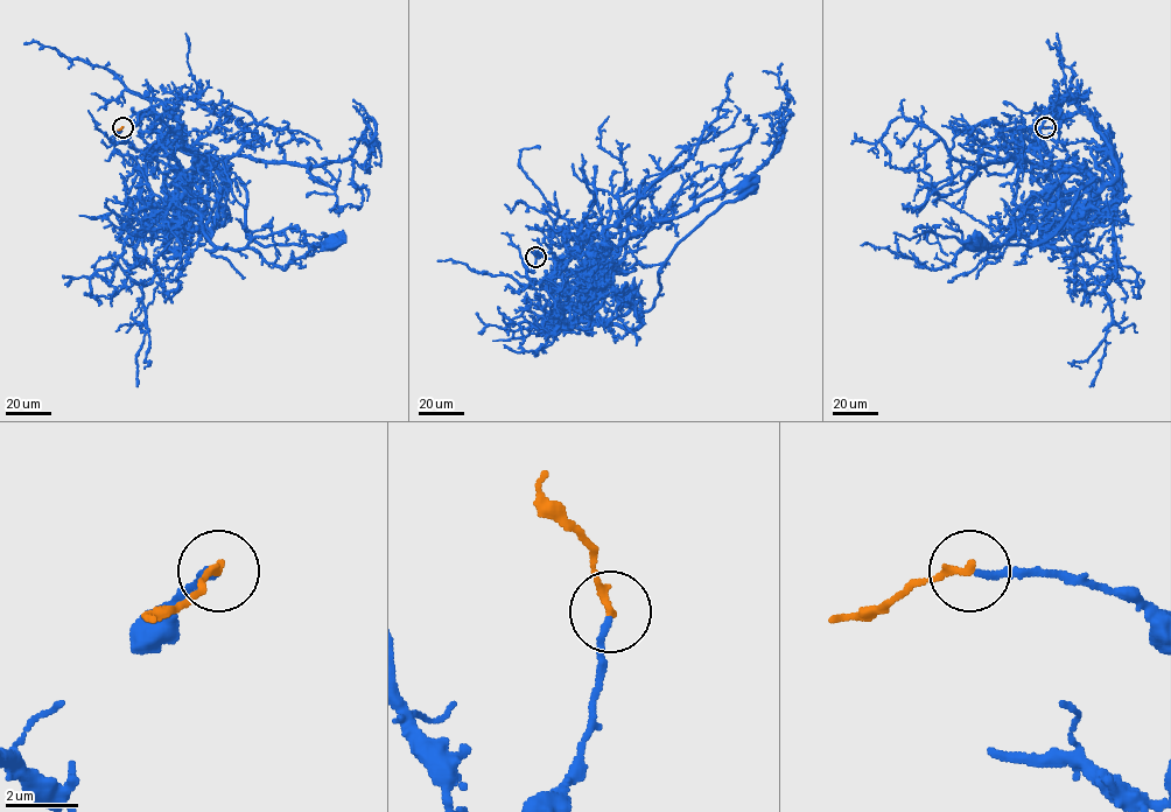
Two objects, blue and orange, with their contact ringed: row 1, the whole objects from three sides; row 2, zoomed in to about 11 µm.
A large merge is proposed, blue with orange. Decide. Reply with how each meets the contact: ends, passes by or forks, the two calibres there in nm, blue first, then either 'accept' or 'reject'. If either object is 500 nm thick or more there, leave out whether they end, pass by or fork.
blue ends | orange ends | 170/200 nm | accept

